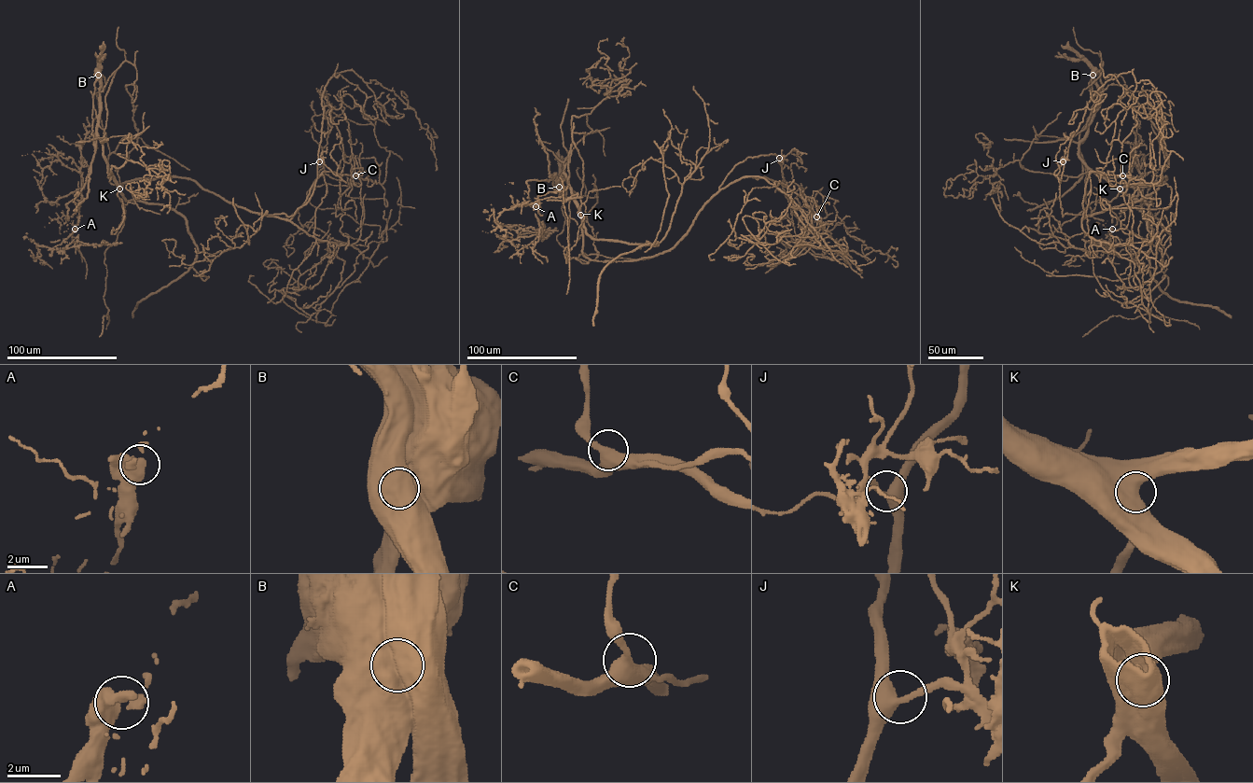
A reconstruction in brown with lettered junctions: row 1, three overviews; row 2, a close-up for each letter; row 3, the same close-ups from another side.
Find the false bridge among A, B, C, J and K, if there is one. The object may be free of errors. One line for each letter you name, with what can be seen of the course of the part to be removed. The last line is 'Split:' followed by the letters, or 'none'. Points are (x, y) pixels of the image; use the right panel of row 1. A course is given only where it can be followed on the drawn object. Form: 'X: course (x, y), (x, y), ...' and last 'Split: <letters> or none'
B: course (1092, 75), (1078, 146), (1086, 202), (1110, 235), (1141, 184), (1136, 155)
Split: B

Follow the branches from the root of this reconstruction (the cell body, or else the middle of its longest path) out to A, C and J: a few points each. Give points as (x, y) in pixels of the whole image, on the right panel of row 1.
A: (1094, 70), (1099, 106), (1079, 150), (1086, 172), (1086, 202), (1094, 218), (1107, 221), (1112, 229)
C: (1094, 70), (1099, 106), (1078, 158), (1117, 187), (1166, 178), (1136, 202), (1081, 220), (1088, 175), (1122, 175)
J: (1094, 70), (1099, 106), (1078, 158), (1117, 187), (1166, 179), (1136, 202), (1063, 216), (1063, 161)

